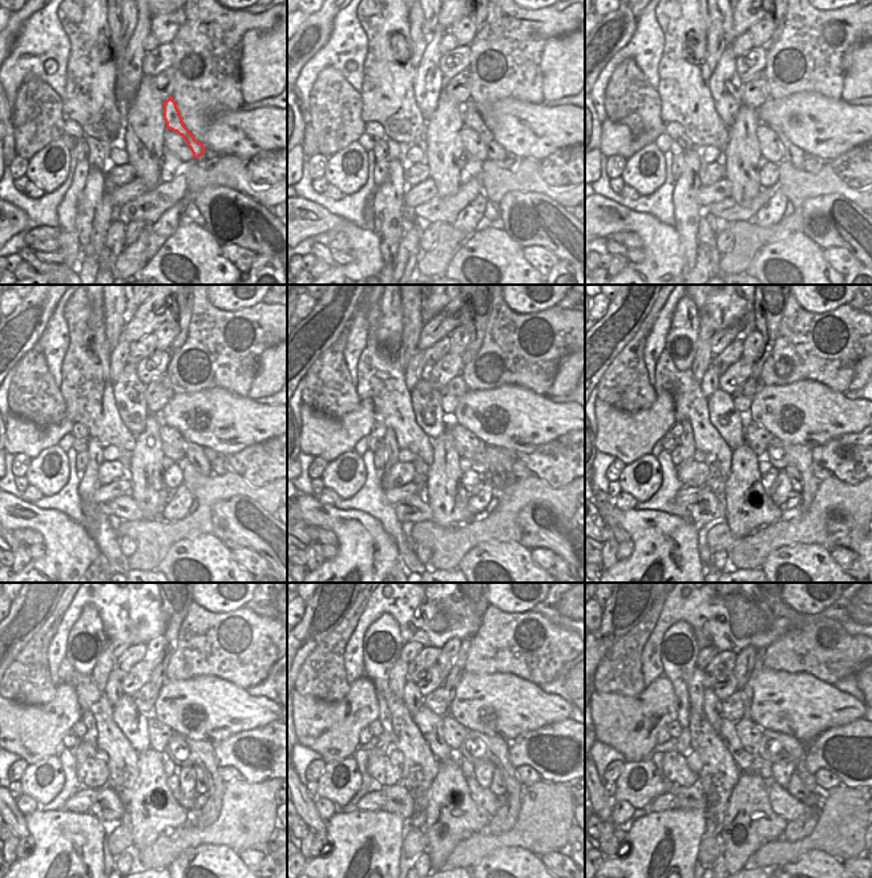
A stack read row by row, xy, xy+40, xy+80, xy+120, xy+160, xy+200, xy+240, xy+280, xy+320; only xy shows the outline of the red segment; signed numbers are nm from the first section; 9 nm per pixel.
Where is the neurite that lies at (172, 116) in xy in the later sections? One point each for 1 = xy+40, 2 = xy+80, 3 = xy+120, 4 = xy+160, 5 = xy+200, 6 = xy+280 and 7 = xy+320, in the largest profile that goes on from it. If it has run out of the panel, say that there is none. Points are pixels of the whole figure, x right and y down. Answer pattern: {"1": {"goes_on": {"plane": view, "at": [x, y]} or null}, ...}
{"1": {"goes_on": {"plane": "xy+40", "at": [469, 116]}}, "2": {"goes_on": {"plane": "xy+80", "at": [795, 156]}}, "3": {"goes_on": {"plane": "xy+120", "at": [196, 455]}}, "4": {"goes_on": {"plane": "xy+160", "at": [496, 472]}}, "5": {"goes_on": {"plane": "xy+200", "at": [795, 478]}}, "6": {"goes_on": {"plane": "xy+280", "at": [499, 788]}}, "7": {"goes_on": {"plane": "xy+320", "at": [796, 788]}}}

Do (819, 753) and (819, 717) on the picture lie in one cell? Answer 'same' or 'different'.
different

